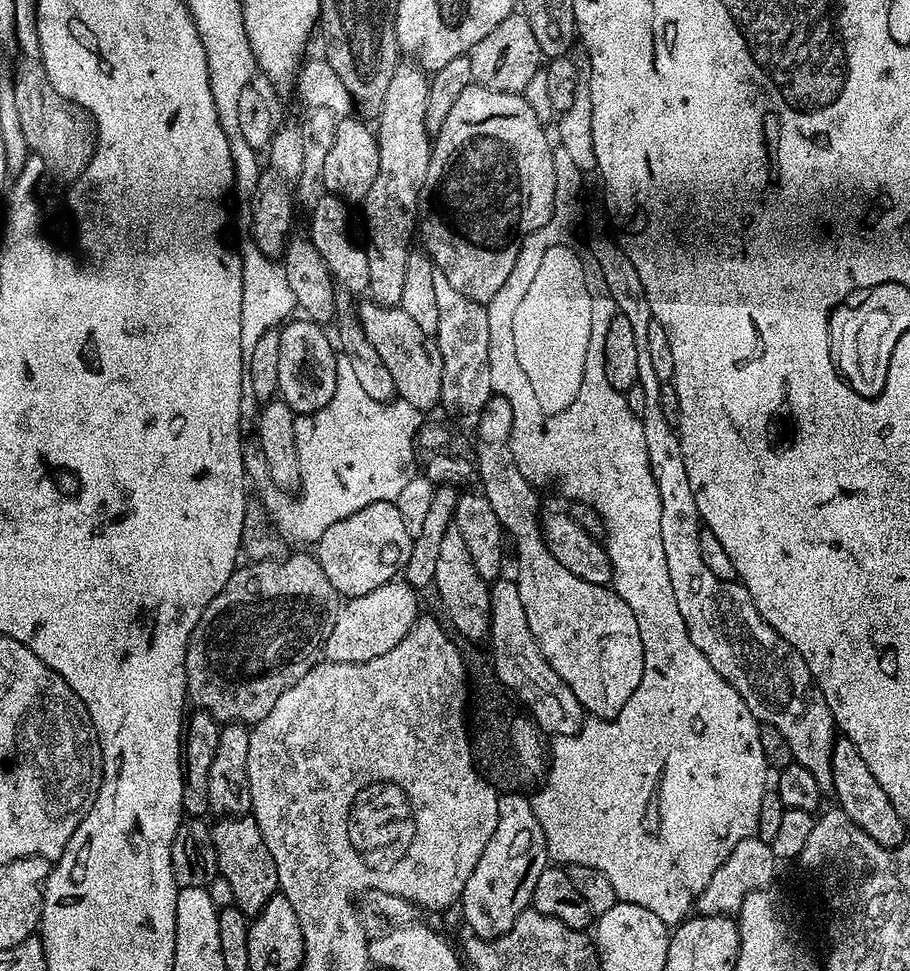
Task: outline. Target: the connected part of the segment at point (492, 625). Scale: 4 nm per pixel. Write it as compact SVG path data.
M500 578L491 585L492 617L488 623L487 639L492 640L490 663L497 680L521 705L525 704L532 713L531 719L541 733L549 737L573 736L586 723L584 707L574 698L574 690L558 678L558 674L546 662L536 644L534 634L530 634L530 622L526 622L526 610L522 610L522 598L518 594L515 579Z

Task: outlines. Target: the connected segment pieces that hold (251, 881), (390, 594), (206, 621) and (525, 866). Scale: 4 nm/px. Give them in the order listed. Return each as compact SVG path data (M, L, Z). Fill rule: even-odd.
M251 814L243 816L230 816L220 818L211 825L212 841L216 851L216 867L218 875L230 882L230 891L234 894L234 905L241 908L245 916L254 918L270 902L270 898L277 895L280 883L278 882L278 870L274 866L274 858L262 838L262 830L258 830L258 822Z
M393 582L383 584L365 596L353 596L348 604L331 621L326 632L326 639L322 644L329 661L354 662L361 664L370 658L378 658L378 654L386 654L386 650L394 650L398 642L416 623L417 589L407 582Z
M296 551L300 552L285 560L257 559L248 562L252 564L245 568L244 565L237 567L223 590L206 606L202 618L198 618L198 626L194 626L188 638L184 663L188 687L186 696L193 709L209 712L217 722L255 722L270 712L281 692L308 671L313 659L312 651L321 647L322 633L329 619L328 607L334 593L330 578L326 578L315 555L308 553L307 556L304 553L307 551Z
M510 792L500 796L498 806L498 826L486 842L486 850L482 850L482 858L474 866L470 878L464 887L464 895L460 897L459 907L464 907L464 920L473 937L481 940L496 940L502 934L514 926L518 914L522 914L531 905L534 885L538 882L538 874L549 867L548 843L542 834L542 826L536 817L536 811L532 809L532 800L527 795L519 792Z

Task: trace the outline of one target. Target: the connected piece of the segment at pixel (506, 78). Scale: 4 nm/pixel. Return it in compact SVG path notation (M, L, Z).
M513 14L507 16L502 22L498 22L498 26L494 26L494 30L490 30L490 34L486 34L486 38L482 38L482 42L475 44L470 53L470 74L473 81L481 84L483 88L489 88L495 92L523 93L530 78L534 78L534 74L541 71L541 68L542 57L538 50L538 42L534 42L534 33L531 32L530 24L526 22L526 18L522 14Z

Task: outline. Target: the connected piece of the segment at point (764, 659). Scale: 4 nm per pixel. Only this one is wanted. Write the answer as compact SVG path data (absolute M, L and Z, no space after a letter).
M650 396L646 400L646 410L642 417L644 421L644 433L646 434L646 450L650 454L650 466L652 477L656 479L658 486L658 498L662 502L662 550L666 554L666 570L670 570L670 583L674 585L674 598L678 598L678 608L682 610L682 618L686 622L686 630L706 654L706 658L730 686L742 694L746 706L753 712L756 719L772 724L778 730L782 730L782 738L792 751L792 759L795 763L806 766L810 774L814 774L814 782L820 788L821 793L828 794L833 791L832 787L832 745L838 739L838 729L832 723L832 715L826 706L826 698L821 694L820 688L813 680L806 662L796 651L775 632L768 623L758 614L750 594L743 584L736 580L720 580L710 570L706 570L706 562L702 562L702 550L700 549L700 534L702 521L696 513L694 494L690 490L690 482L686 478L686 462L682 462L682 450L680 449L680 437L677 429L669 424L662 414L662 404L659 397Z

